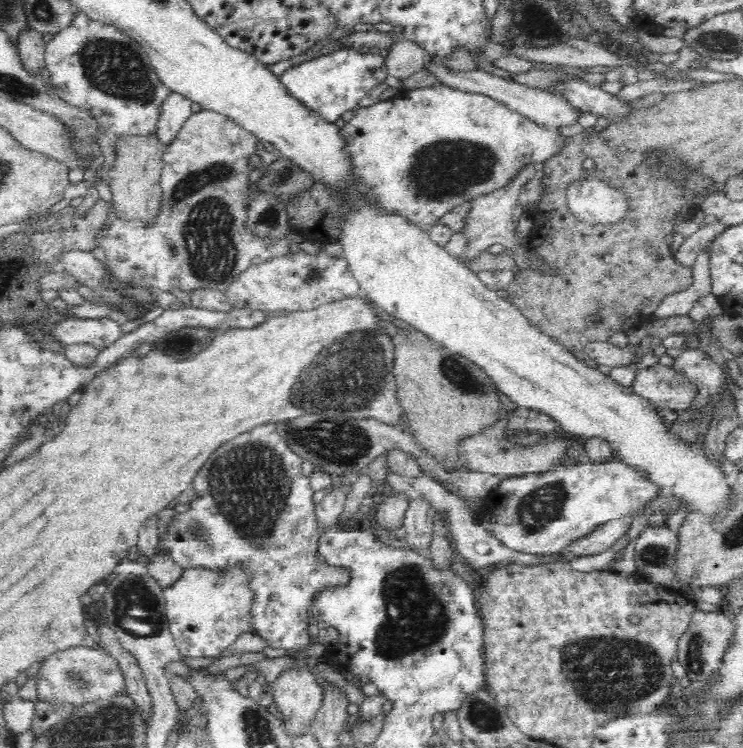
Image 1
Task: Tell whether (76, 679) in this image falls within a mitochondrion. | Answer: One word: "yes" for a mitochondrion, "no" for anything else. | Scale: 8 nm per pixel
yes

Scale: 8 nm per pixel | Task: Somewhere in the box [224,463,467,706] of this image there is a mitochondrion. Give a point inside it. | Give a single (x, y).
(415, 618)

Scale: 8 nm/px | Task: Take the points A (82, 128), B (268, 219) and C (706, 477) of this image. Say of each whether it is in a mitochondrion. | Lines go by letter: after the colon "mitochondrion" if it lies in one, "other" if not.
A: mitochondrion
B: mitochondrion
C: other

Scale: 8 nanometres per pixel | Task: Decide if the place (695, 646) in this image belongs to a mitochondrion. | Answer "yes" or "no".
yes

